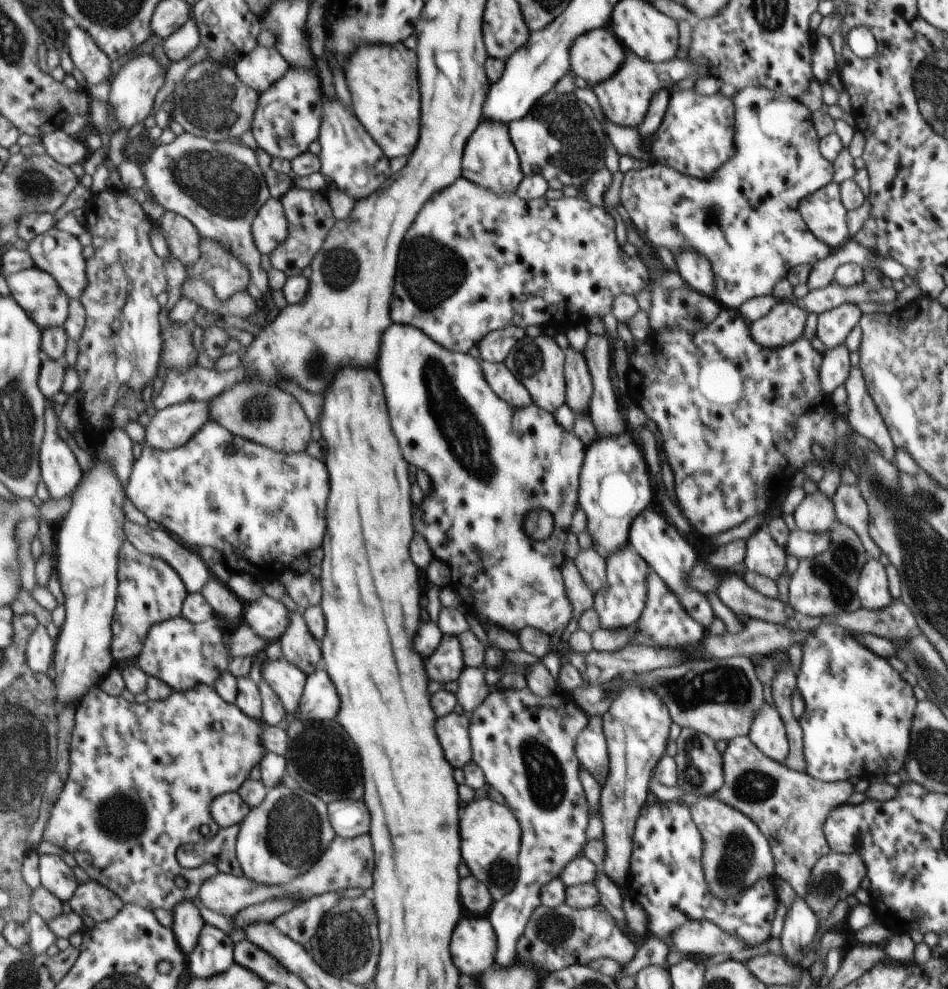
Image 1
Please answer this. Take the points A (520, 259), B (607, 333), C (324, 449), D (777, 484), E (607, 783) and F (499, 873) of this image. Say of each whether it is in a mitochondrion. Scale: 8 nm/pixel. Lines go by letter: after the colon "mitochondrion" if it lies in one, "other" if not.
A: other
B: other
C: other
D: other
E: other
F: mitochondrion

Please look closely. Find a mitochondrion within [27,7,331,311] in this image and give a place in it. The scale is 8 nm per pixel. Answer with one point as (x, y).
(221, 184)

